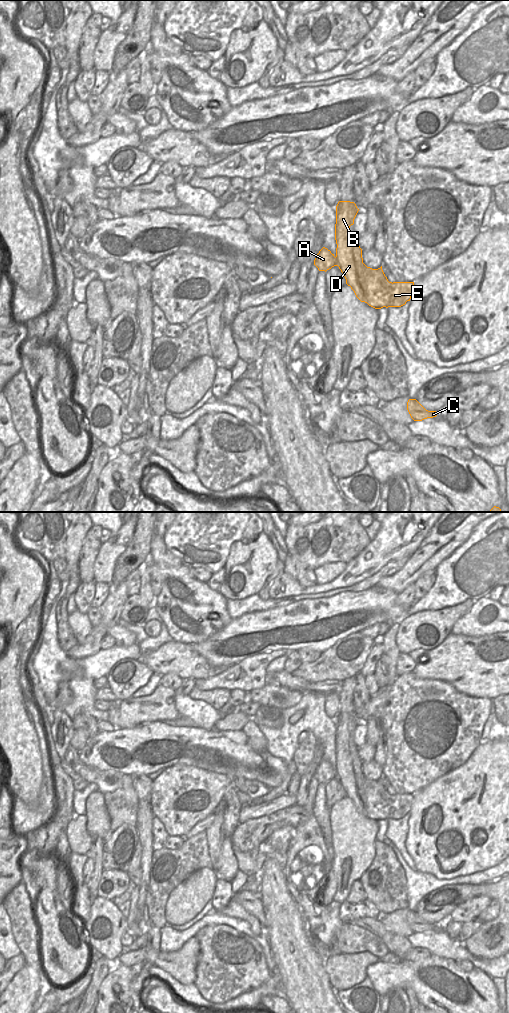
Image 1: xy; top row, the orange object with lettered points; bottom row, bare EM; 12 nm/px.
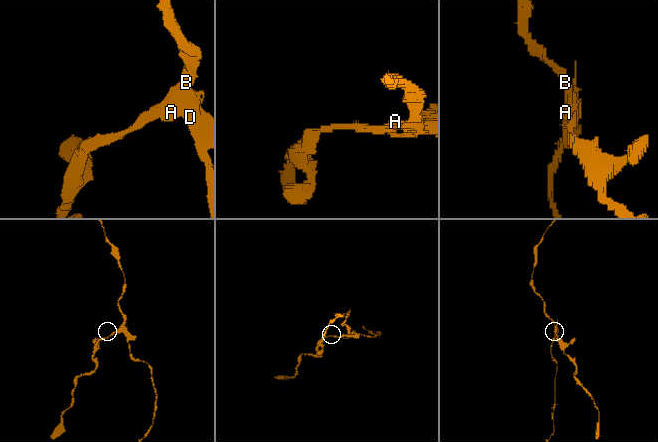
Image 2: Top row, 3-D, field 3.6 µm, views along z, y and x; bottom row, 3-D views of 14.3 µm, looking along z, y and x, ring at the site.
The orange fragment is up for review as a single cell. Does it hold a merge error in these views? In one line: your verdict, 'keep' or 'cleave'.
cleave

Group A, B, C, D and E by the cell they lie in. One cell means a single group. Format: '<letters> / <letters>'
A E / B C D

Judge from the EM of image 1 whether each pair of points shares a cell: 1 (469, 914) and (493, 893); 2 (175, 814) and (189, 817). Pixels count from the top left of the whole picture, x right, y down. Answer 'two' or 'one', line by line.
1: two
2: one

